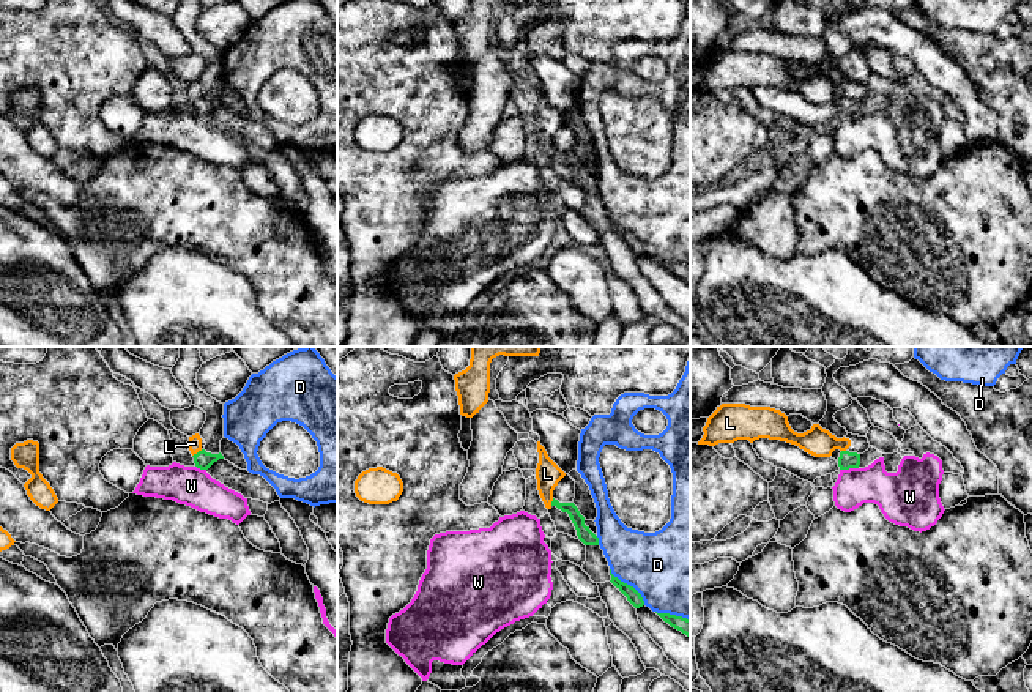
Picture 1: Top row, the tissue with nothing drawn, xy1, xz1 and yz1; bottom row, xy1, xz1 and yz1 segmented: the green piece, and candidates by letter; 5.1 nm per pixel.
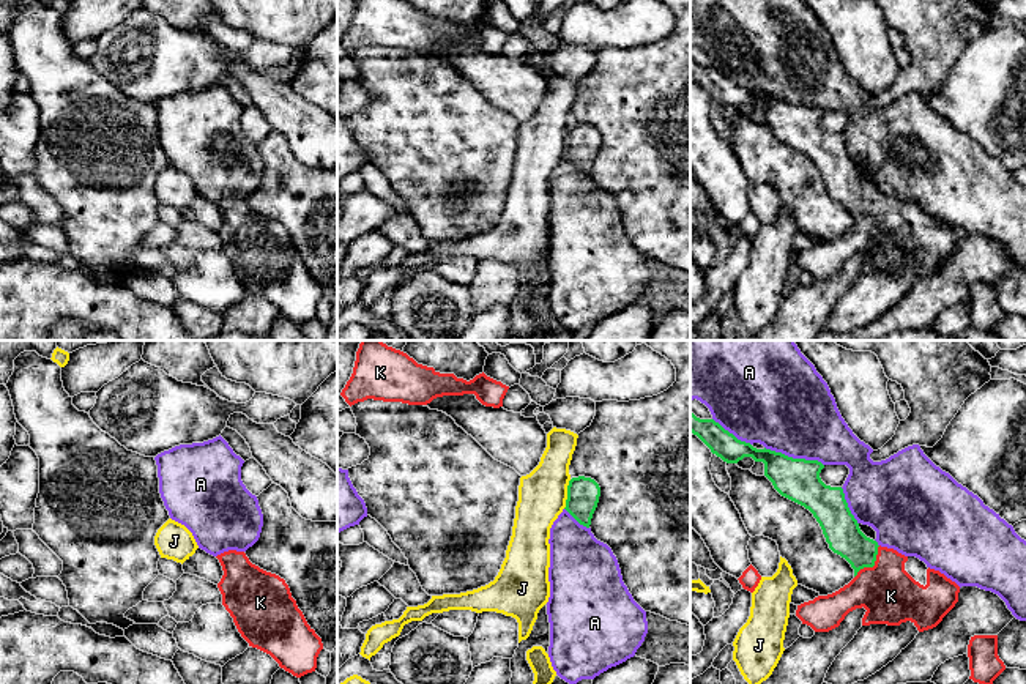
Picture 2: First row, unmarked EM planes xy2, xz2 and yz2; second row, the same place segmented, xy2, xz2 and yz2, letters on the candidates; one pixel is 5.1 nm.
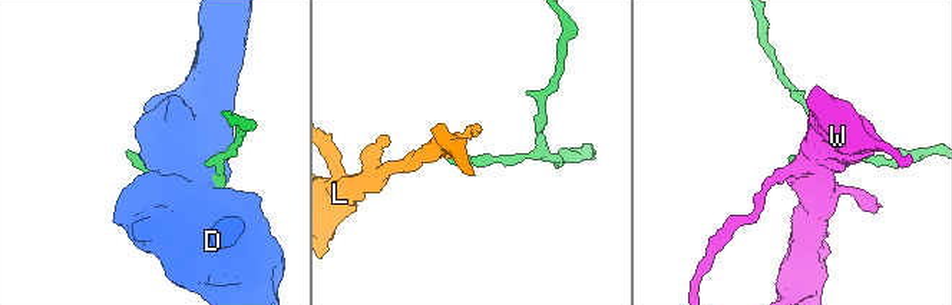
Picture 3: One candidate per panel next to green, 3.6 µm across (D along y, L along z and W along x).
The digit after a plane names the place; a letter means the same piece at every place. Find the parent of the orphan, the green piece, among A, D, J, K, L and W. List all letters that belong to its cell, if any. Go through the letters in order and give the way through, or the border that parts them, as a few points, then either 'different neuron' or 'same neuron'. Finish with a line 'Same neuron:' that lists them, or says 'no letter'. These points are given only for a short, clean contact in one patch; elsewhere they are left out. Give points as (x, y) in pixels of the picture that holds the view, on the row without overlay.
A: different neuron
D: different neuron
J: border xz2 (571, 126), (563, 155); different neuron
K: way yz2 (840, 175), (872, 213), (891, 243); same neuron
L: border xy1 (202, 96), (193, 103); different neuron
W: border yz1 (857, 114), (840, 117); different neuron
Same neuron: K

